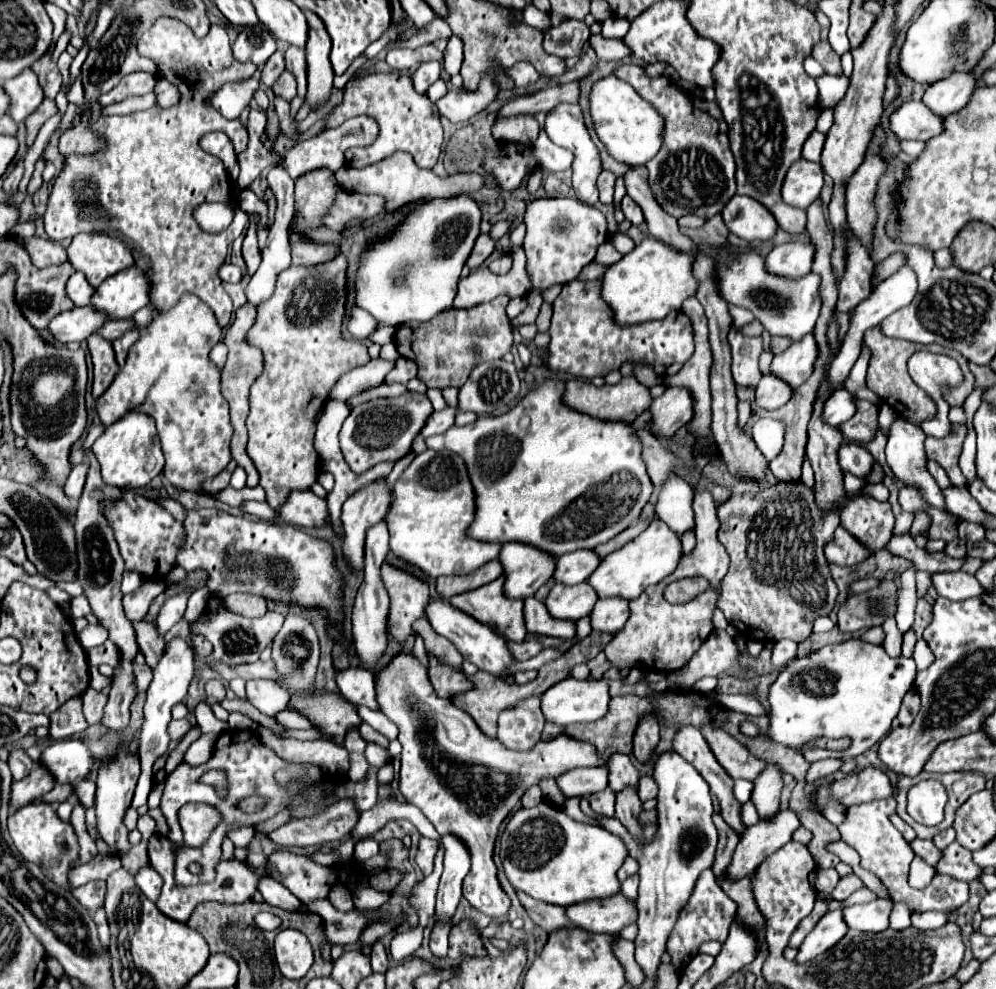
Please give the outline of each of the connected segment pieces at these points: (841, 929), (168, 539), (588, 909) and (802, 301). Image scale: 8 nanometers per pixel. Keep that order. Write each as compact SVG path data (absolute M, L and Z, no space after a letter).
M842 909L828 911L818 921L814 931L806 937L806 941L802 943L796 961L798 963L806 963L806 961L814 959L816 955L822 955L824 951L834 947L846 935L846 931L848 931L848 925L846 925L846 921L842 917Z
M124 491L120 501L104 501L104 513L114 529L126 569L142 573L148 581L164 579L174 567L174 553L178 553L178 545L182 543L182 523L174 521L154 499L132 491Z
M618 893L602 901L582 901L578 905L570 905L566 907L566 915L578 929L614 935L620 933L622 927L634 923L638 911L634 909L634 903L626 901L626 897Z
M728 247L714 249L712 263L716 271L716 287L720 297L728 305L750 309L770 335L786 335L792 341L800 341L804 335L814 331L822 307L820 275L808 273L800 279L780 277L766 269L764 257L758 251L732 253Z

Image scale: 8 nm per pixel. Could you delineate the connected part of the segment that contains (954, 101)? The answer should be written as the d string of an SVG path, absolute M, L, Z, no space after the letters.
M974 71L954 73L948 79L932 83L924 93L924 101L926 105L930 105L930 109L934 109L934 113L938 113L940 117L948 117L966 107L978 85L980 79Z

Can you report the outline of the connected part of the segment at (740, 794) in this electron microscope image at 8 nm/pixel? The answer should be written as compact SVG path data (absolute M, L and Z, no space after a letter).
M736 781L736 785L734 785L734 795L736 795L740 801L748 803L748 801L750 801L750 795L752 795L752 783L750 783L750 781Z

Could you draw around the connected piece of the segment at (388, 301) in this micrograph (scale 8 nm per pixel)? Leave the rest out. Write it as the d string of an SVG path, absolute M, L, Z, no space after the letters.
M472 195L414 205L406 221L388 237L370 245L354 279L356 305L386 327L406 321L430 321L452 307L462 265L480 235L482 209Z

